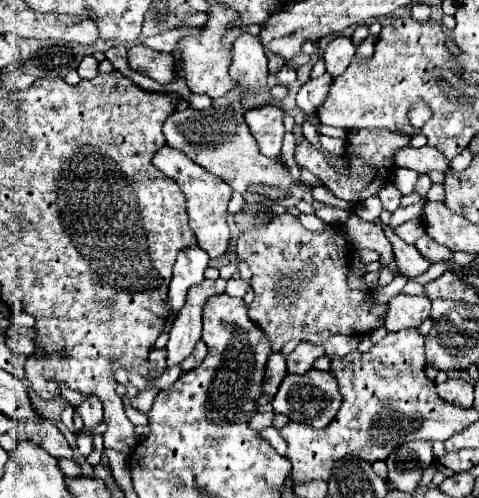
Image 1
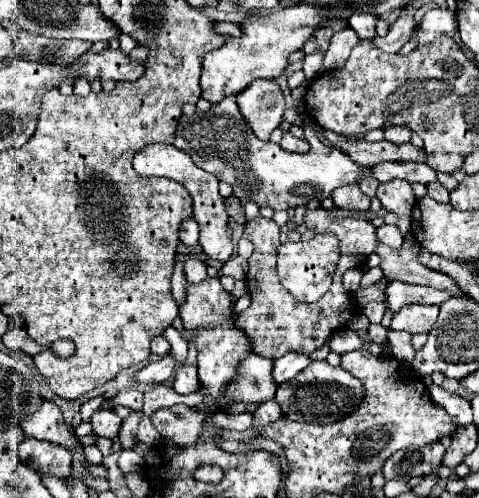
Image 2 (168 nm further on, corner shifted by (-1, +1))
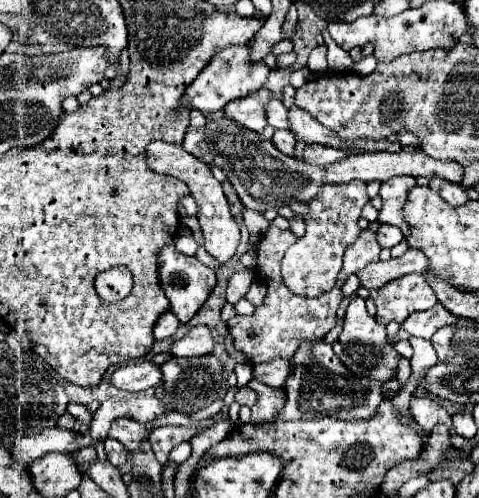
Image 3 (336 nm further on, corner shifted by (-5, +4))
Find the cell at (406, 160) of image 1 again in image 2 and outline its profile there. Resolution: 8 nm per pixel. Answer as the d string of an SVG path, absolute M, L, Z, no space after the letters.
M325 131L321 135L321 139L327 139L331 145L341 147L355 163L363 165L363 167L373 167L385 161L391 163L407 163L407 161L415 161L415 163L427 163L427 155L423 149L417 149L413 143L389 143L389 141L377 141L377 143L365 143L365 141L343 141L337 133L333 131Z

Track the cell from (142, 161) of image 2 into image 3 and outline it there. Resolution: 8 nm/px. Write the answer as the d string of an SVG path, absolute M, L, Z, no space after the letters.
M167 142L149 144L149 148L147 148L147 164L149 164L149 168L153 168L159 174L175 176L175 178L179 178L179 180L183 180L187 184L189 194L197 202L197 218L199 218L201 232L203 232L203 238L205 238L203 246L221 266L227 264L233 258L233 254L235 254L235 250L239 246L239 226L237 226L235 218L231 216L227 198L223 194L223 188L213 178L209 166L205 162L197 160L195 156L189 156L181 146L167 144Z

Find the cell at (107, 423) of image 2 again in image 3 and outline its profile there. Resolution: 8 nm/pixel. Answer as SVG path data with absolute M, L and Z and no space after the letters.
M117 418L111 424L109 438L119 440L129 452L135 452L135 450L139 450L141 442L149 438L149 430L131 418Z

